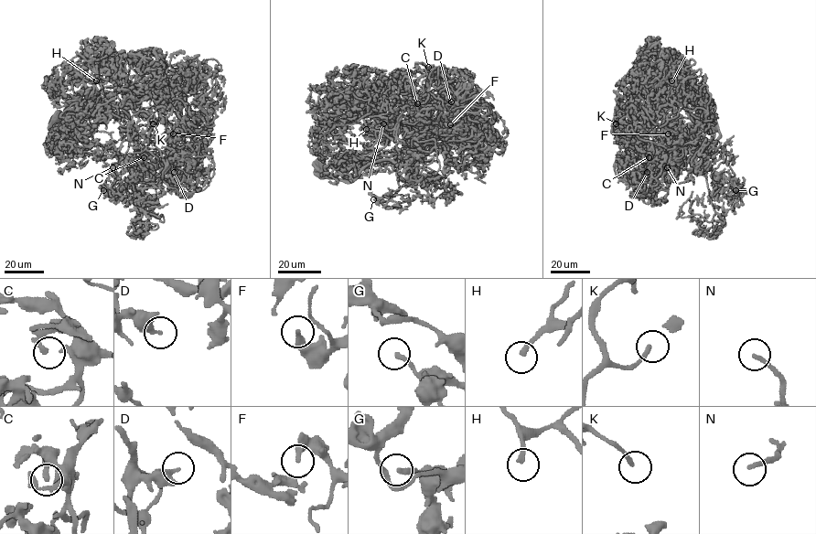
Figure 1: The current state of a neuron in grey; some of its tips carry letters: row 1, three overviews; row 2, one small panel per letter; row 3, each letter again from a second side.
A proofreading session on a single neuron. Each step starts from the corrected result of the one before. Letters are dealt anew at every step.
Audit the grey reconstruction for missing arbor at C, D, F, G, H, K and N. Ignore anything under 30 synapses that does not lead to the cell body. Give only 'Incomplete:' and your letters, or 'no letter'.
Incomplete: H, K, N

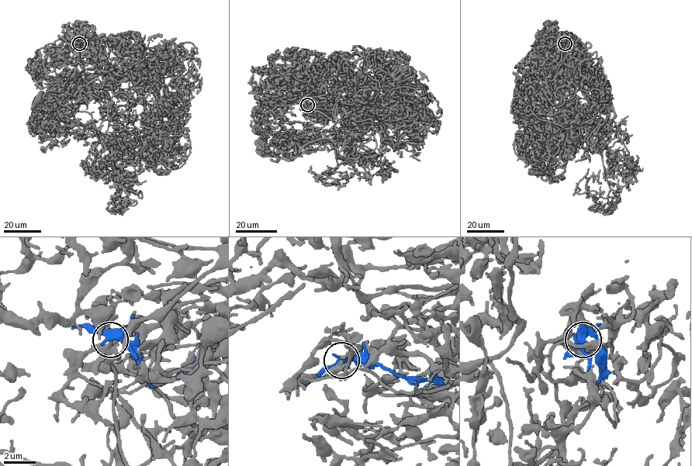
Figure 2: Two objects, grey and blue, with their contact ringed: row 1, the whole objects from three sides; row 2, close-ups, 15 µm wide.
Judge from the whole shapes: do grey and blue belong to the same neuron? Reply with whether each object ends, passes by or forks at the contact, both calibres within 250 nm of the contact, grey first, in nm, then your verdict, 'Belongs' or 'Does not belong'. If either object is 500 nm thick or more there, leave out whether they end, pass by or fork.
At the ring grey passes by. At the ring blue passes by. Thickness 300 nm (grey) against 400 nm. Does not belong

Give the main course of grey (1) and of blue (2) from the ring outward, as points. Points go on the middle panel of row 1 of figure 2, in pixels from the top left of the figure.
1: (307, 105), (334, 94), (359, 98), (347, 105), (357, 137), (309, 142), (291, 159), (264, 148)
2: (307, 105), (320, 108), (323, 105)

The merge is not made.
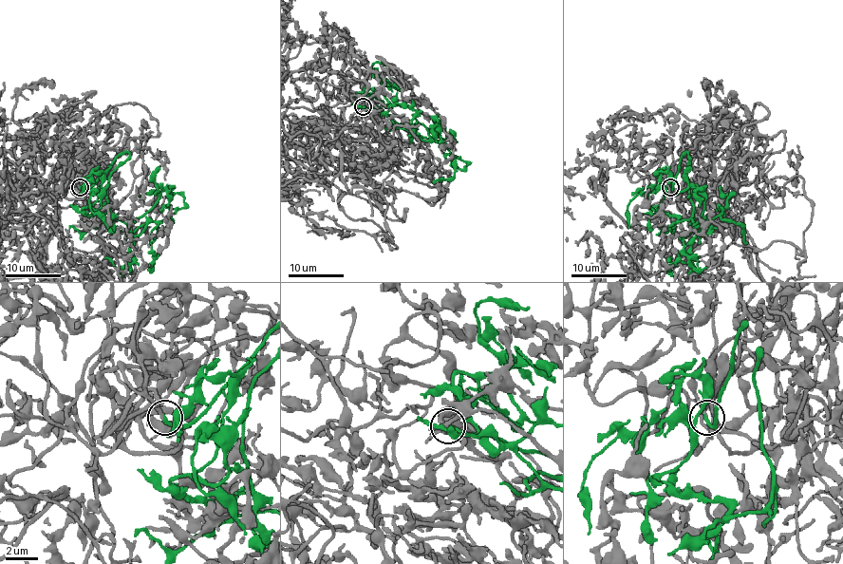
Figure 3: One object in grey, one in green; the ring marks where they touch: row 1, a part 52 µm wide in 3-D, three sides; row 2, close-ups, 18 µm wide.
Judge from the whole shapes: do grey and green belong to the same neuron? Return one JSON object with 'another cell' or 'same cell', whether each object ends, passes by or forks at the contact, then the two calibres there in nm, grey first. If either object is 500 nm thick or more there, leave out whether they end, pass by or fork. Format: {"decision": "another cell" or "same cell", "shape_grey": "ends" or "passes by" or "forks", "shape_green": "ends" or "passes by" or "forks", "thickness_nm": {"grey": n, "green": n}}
{"decision": "same cell", "shape_grey": "passes by", "shape_green": "ends", "thickness_nm": {"grey": 150, "green": 220}}

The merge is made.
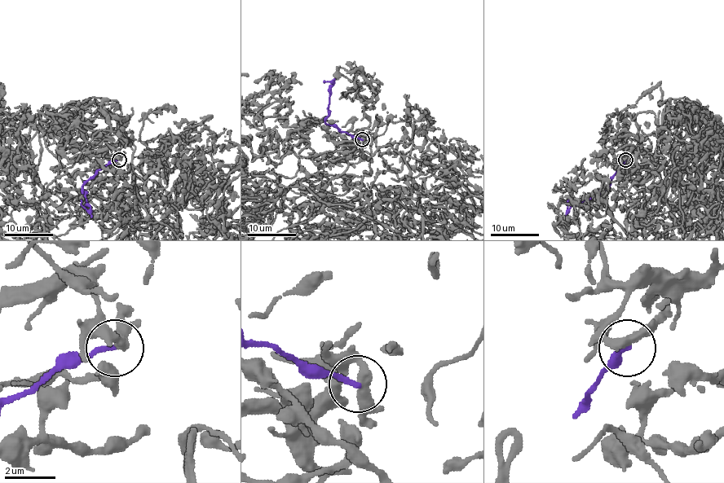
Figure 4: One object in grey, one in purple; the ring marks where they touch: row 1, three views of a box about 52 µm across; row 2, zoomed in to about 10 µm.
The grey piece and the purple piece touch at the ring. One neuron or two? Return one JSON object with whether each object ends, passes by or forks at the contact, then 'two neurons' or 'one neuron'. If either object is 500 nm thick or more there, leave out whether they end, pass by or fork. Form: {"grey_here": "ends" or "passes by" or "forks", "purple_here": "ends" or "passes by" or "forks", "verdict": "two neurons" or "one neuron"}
{"grey_here": "passes by", "purple_here": "ends", "verdict": "two neurons"}

